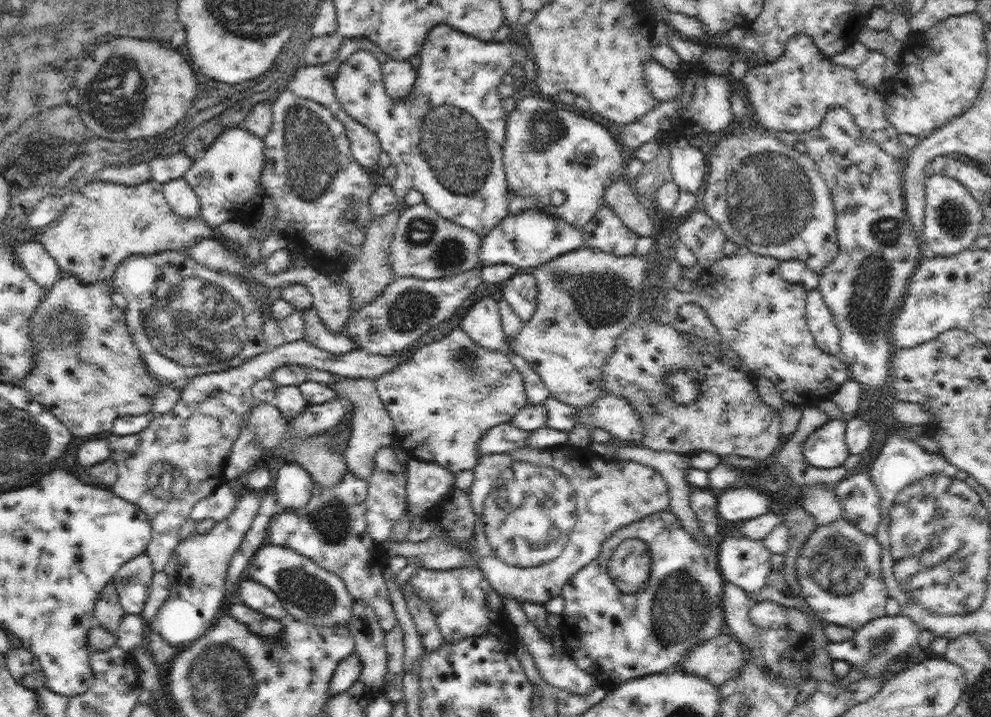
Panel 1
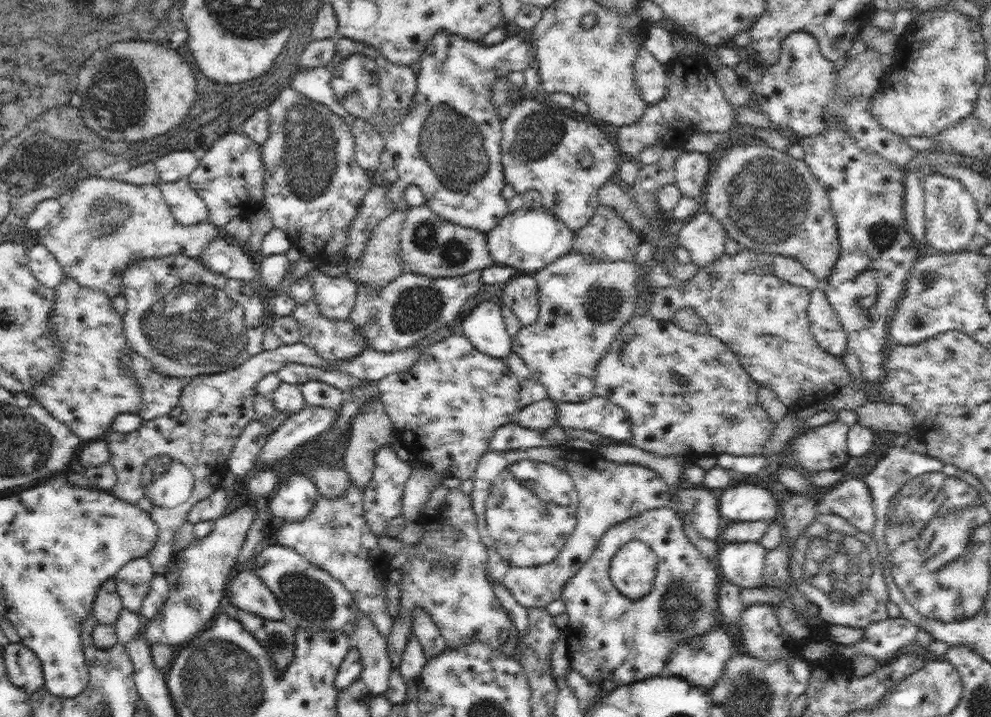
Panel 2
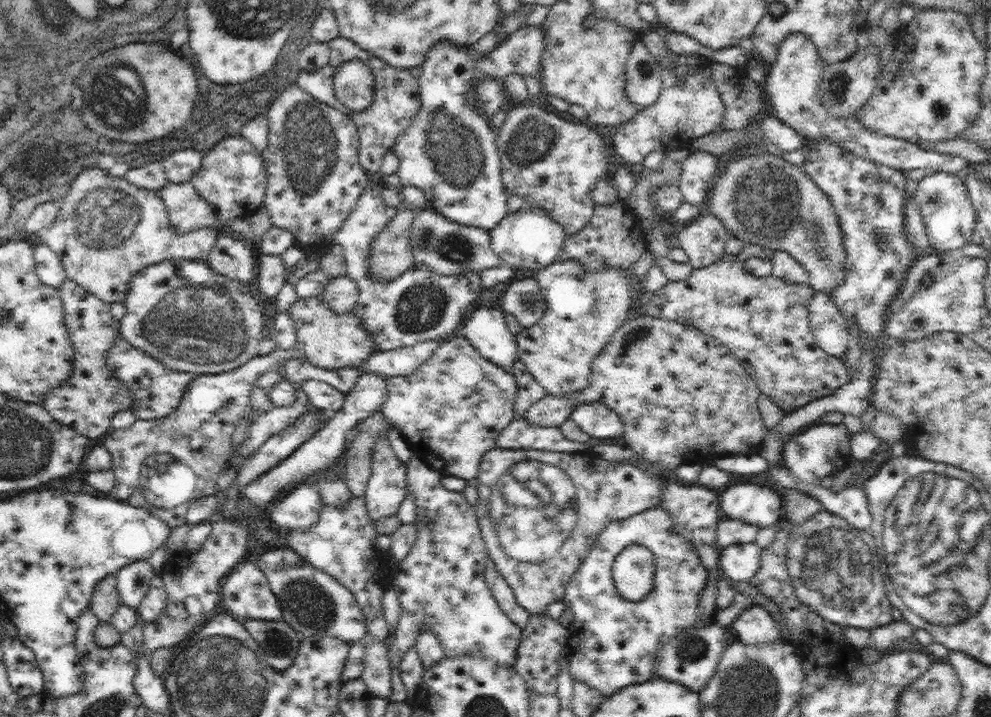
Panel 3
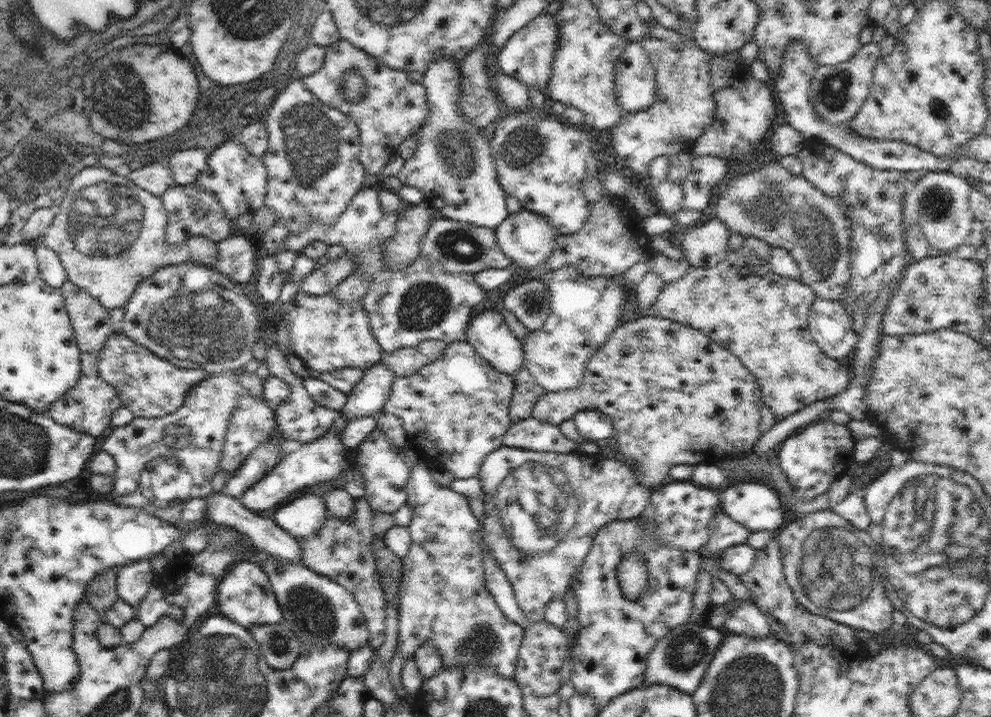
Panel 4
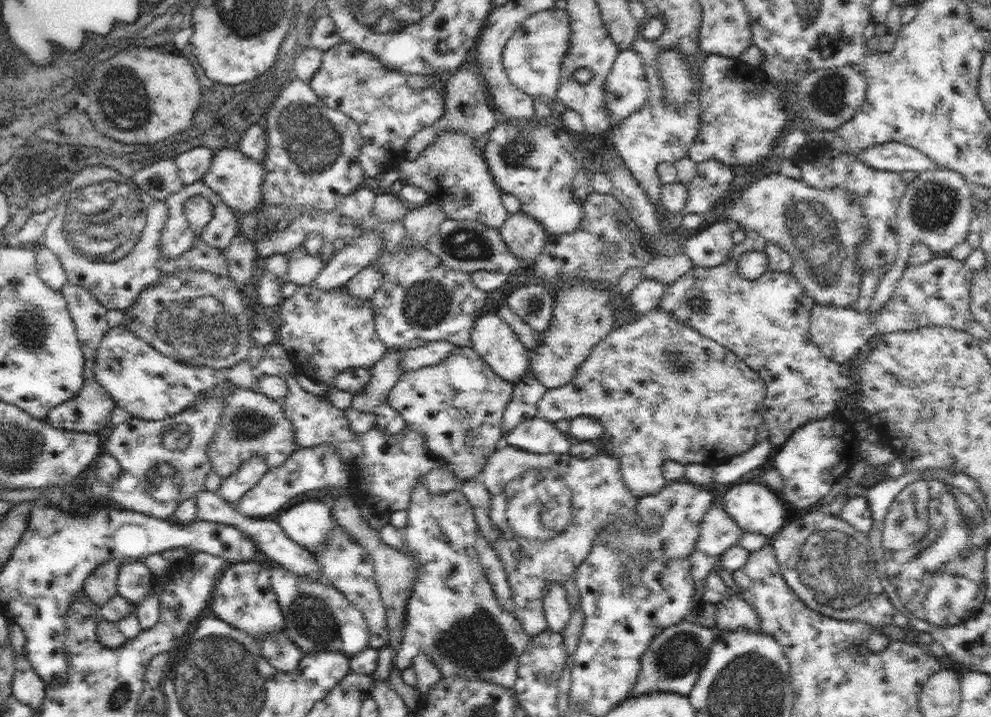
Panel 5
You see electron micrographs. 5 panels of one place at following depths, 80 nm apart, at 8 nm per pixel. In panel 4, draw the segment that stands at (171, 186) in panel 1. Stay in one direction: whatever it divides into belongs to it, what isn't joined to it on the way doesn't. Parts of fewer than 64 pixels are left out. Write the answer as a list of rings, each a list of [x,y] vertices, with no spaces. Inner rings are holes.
[[[193,183],[170,188],[160,198],[167,211],[165,237],[171,246],[180,246],[187,238],[195,234],[203,234],[216,243],[232,235],[232,225],[235,221],[224,214],[214,193],[202,191]],[[196,206],[200,206],[200,209],[196,209]],[[200,210],[206,210],[206,215],[200,215]]]

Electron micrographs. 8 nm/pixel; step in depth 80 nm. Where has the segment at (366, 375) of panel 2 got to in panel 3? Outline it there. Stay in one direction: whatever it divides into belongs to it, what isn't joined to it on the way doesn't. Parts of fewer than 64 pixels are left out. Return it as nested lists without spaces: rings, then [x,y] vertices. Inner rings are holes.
[[[441,340],[422,341],[409,347],[376,351],[361,366],[362,373],[371,372],[390,378],[412,374],[441,345]]]

